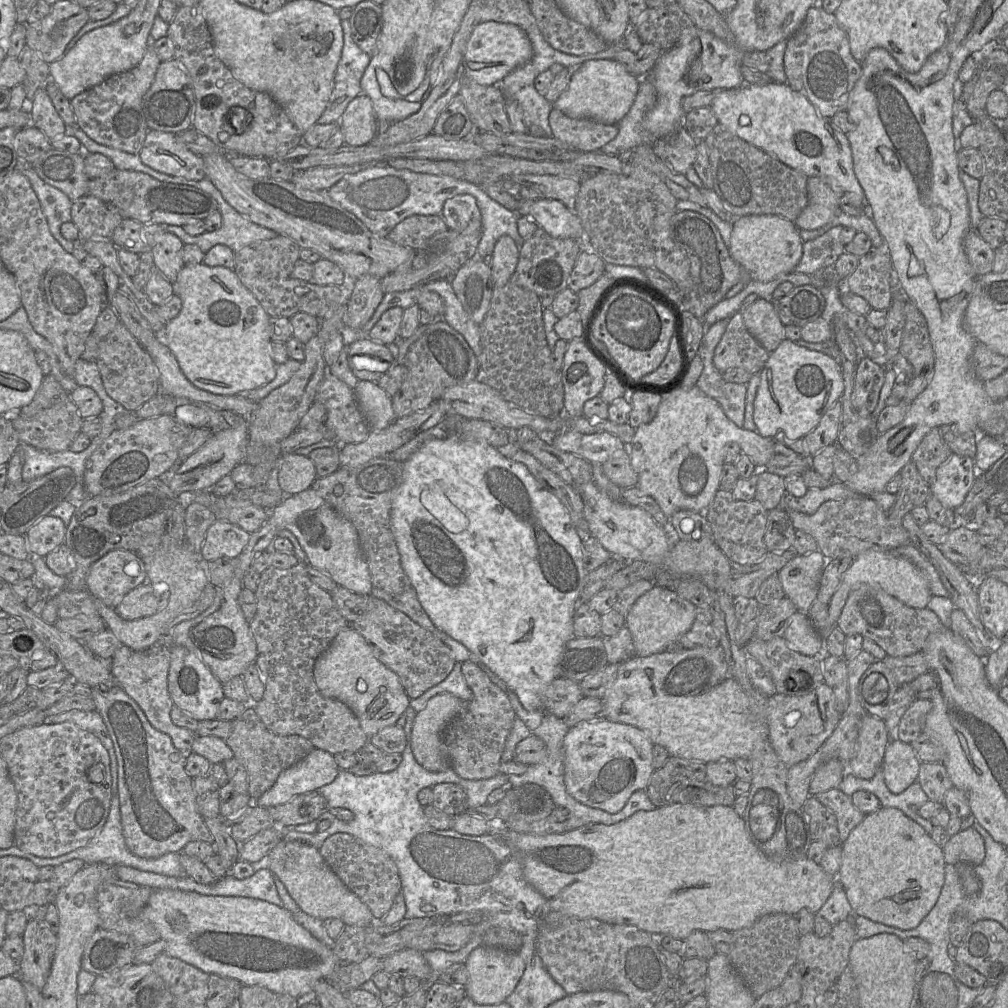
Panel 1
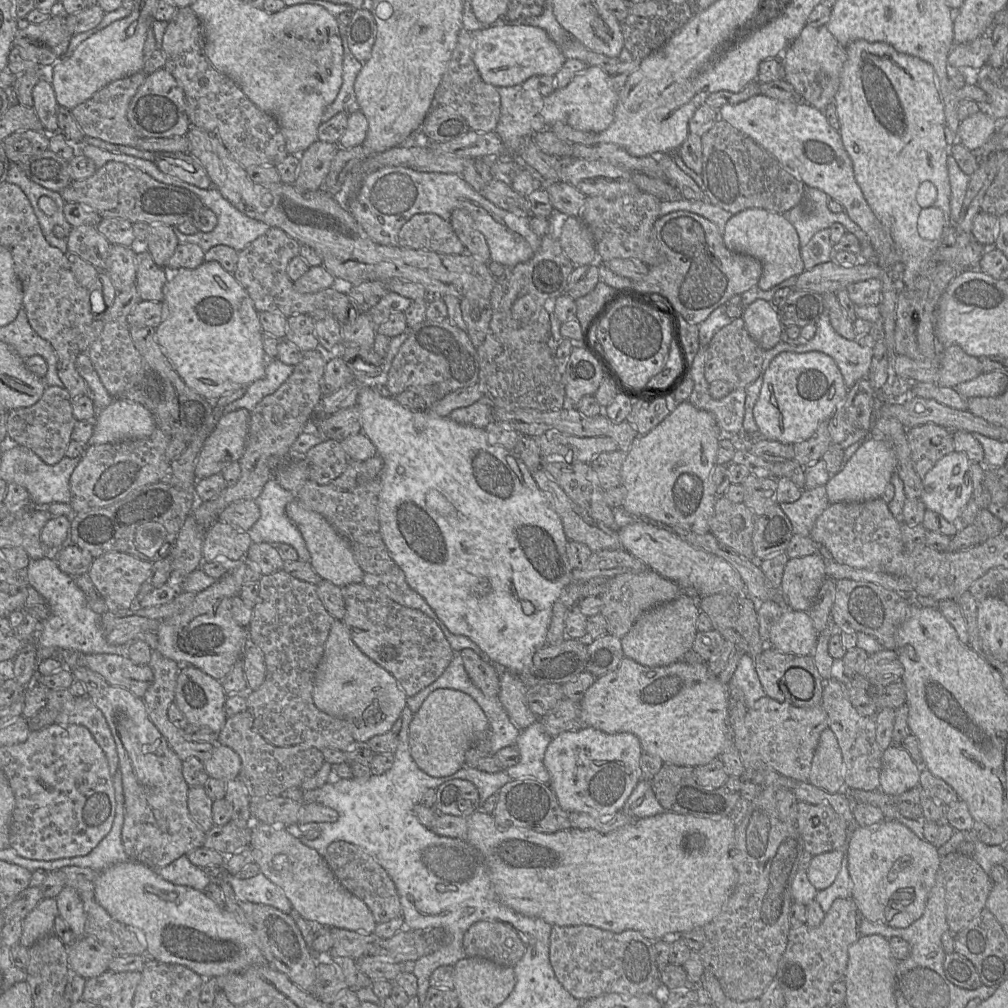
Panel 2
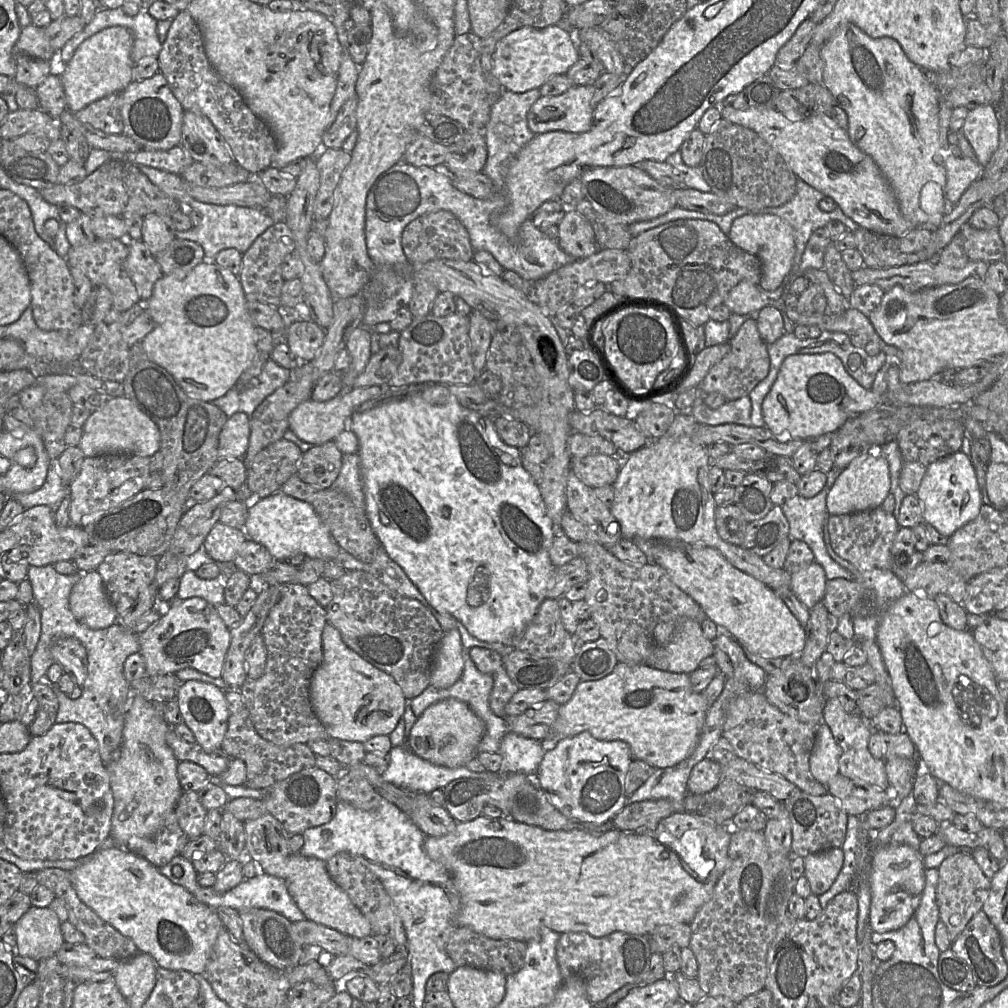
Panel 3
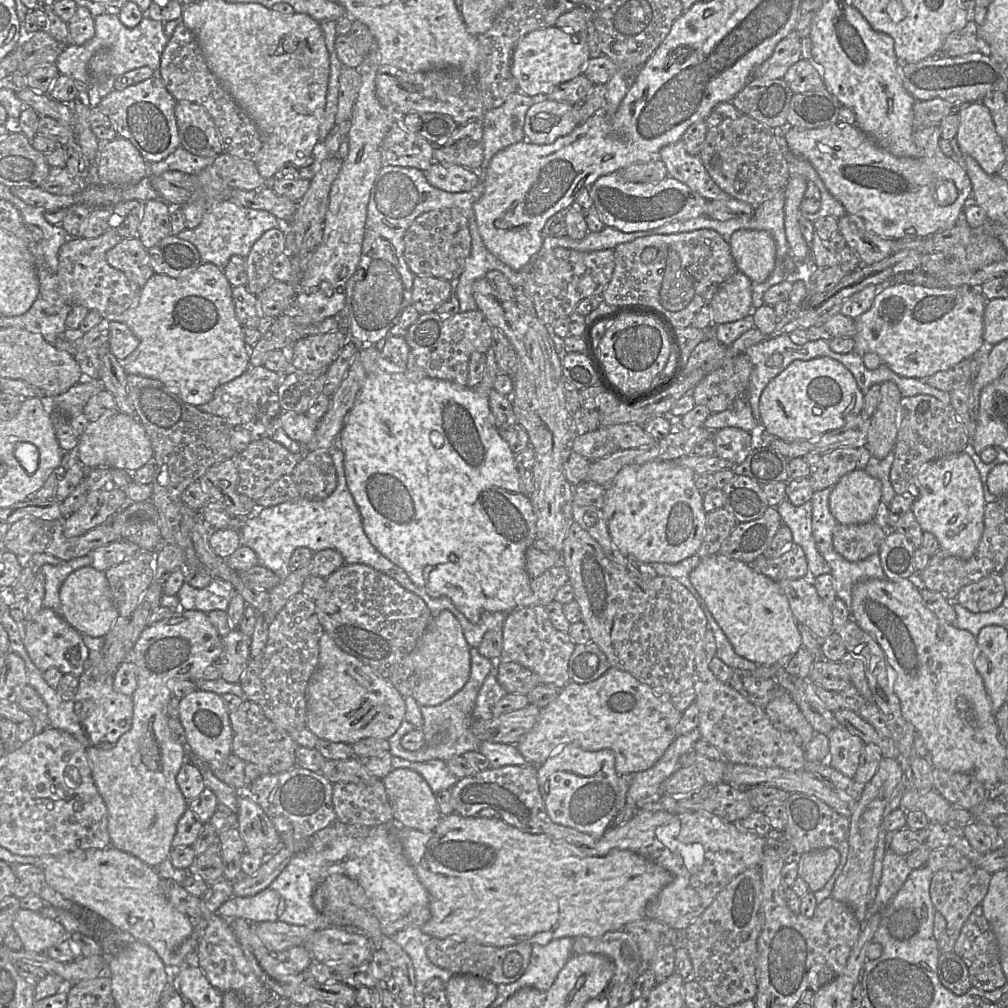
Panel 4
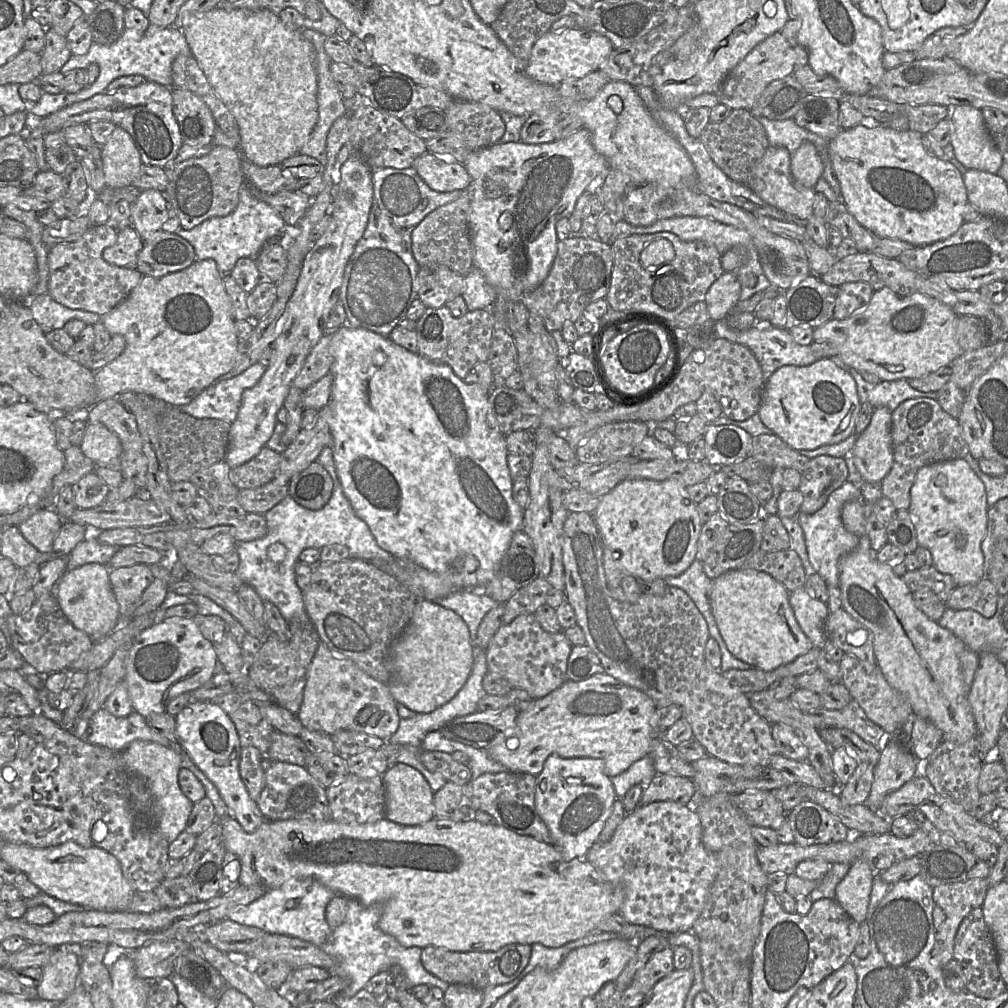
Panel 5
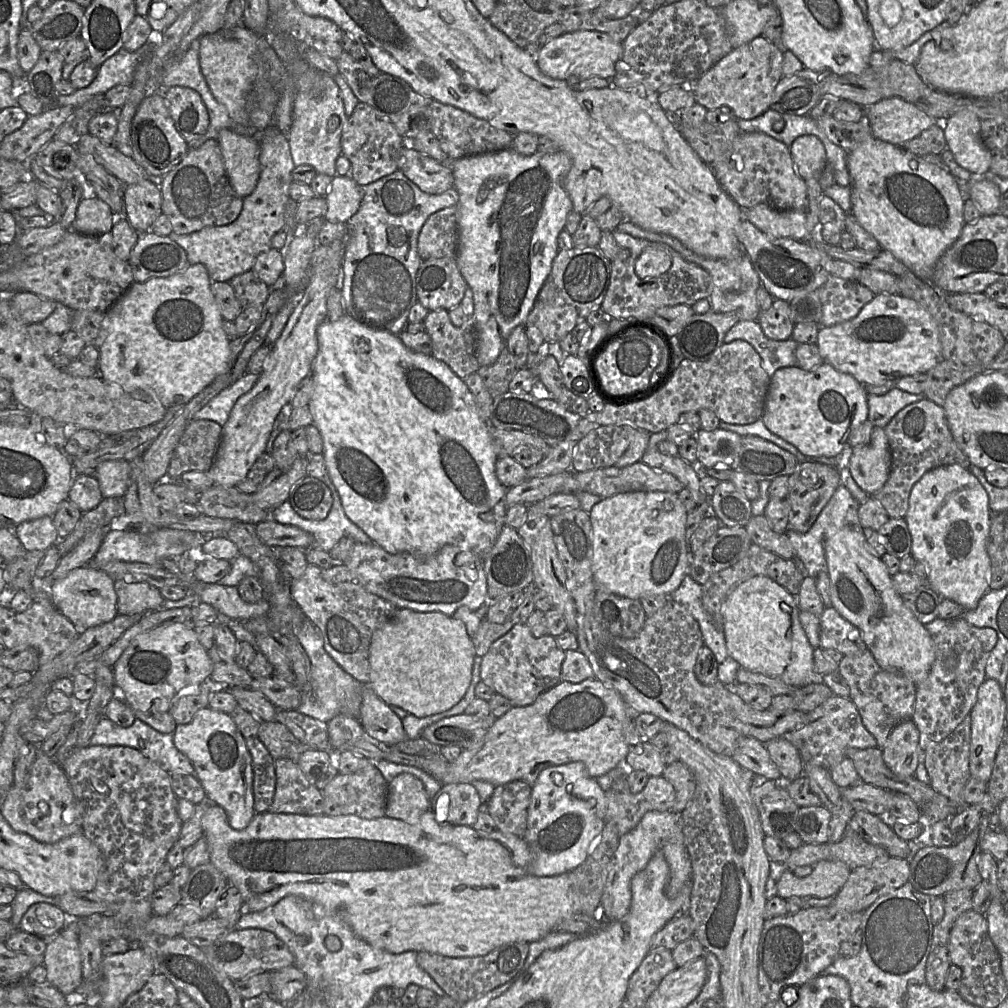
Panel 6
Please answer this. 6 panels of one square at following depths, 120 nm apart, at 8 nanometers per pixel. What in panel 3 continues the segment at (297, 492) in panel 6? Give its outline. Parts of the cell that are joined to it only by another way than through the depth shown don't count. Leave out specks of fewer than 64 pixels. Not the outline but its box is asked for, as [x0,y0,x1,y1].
[297,441,342,489]

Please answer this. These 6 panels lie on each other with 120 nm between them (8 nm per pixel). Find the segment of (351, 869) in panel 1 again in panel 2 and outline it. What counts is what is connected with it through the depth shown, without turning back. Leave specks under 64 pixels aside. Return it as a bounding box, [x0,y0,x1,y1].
[324,841,402,924]

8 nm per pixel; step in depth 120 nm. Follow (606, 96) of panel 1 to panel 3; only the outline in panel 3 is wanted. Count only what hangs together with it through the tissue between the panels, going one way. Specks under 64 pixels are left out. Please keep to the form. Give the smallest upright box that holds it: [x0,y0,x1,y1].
[528,85,593,134]

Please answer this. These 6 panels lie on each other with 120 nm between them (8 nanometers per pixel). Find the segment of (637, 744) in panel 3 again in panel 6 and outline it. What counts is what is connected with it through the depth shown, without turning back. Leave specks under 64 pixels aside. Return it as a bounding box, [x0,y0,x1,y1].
[423,677,641,786]

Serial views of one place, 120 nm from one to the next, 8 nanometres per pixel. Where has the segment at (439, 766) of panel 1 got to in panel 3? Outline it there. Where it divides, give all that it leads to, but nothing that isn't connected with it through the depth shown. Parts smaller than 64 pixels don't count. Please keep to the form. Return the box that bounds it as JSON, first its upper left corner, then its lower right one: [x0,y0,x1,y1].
[408,698,485,768]

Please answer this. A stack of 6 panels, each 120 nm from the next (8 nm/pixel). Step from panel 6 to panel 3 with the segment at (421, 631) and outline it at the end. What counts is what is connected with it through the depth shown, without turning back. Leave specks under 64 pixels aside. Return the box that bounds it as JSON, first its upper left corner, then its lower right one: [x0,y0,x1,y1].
[430,629,463,689]

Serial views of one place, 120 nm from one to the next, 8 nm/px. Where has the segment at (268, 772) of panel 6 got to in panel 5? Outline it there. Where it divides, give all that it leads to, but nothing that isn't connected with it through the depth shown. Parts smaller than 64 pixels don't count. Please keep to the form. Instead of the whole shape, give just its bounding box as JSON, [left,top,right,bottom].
[239,746,265,801]

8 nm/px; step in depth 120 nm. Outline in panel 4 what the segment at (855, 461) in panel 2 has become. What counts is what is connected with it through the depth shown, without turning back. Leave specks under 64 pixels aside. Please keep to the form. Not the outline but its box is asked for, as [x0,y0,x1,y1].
[829,469,882,524]

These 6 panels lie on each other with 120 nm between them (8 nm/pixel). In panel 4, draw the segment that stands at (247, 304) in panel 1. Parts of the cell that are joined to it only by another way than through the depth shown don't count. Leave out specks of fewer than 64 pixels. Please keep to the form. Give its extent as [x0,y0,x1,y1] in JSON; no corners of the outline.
[114,263,251,406]

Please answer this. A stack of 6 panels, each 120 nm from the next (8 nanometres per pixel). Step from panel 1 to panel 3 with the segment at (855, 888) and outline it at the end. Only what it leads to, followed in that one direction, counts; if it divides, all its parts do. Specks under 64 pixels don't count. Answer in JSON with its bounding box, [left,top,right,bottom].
[870,843,925,933]

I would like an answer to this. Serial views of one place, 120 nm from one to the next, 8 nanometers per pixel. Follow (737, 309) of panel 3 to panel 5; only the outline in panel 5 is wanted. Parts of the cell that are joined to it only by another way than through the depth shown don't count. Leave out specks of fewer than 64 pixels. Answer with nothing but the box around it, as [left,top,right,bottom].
[705,272,741,321]

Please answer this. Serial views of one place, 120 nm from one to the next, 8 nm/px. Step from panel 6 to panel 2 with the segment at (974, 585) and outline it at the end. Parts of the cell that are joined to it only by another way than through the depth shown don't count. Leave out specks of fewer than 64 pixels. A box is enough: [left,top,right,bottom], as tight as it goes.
[920,451,972,523]

